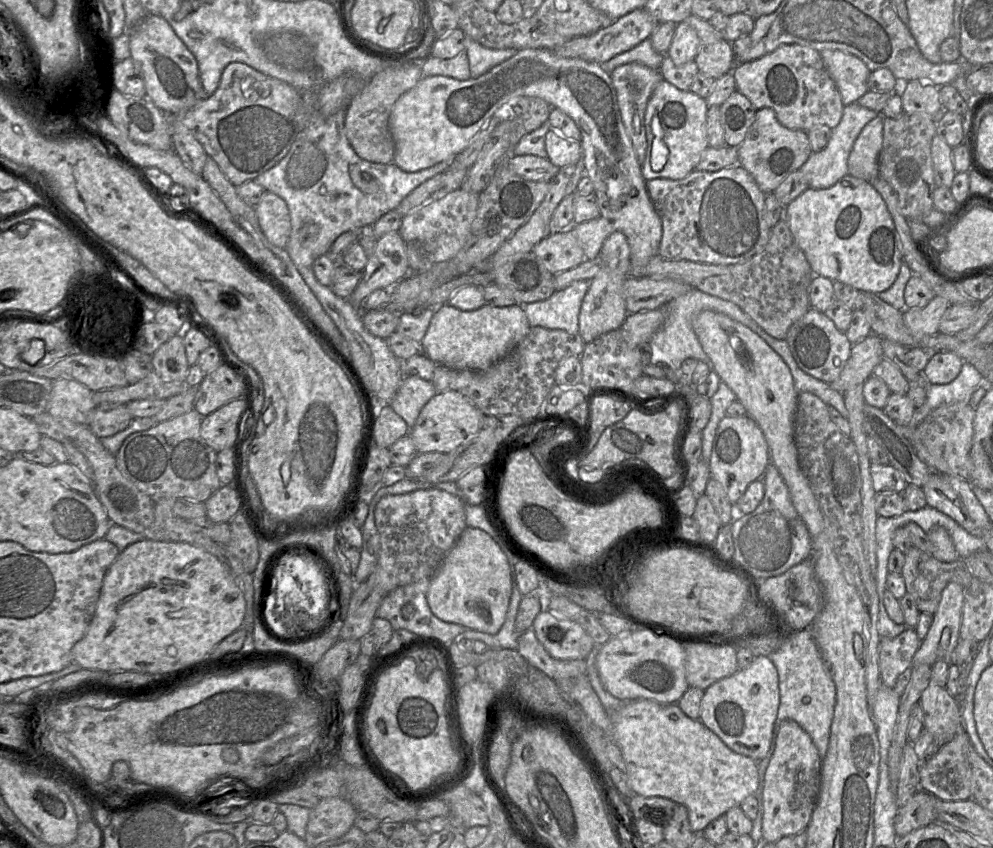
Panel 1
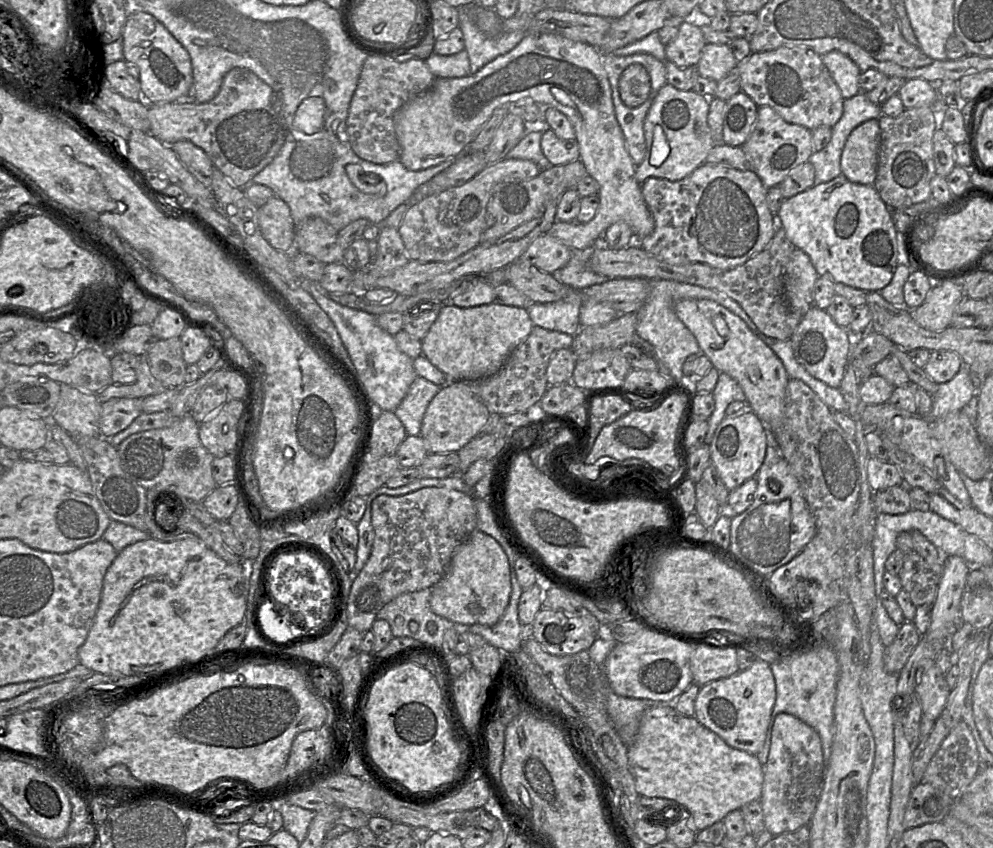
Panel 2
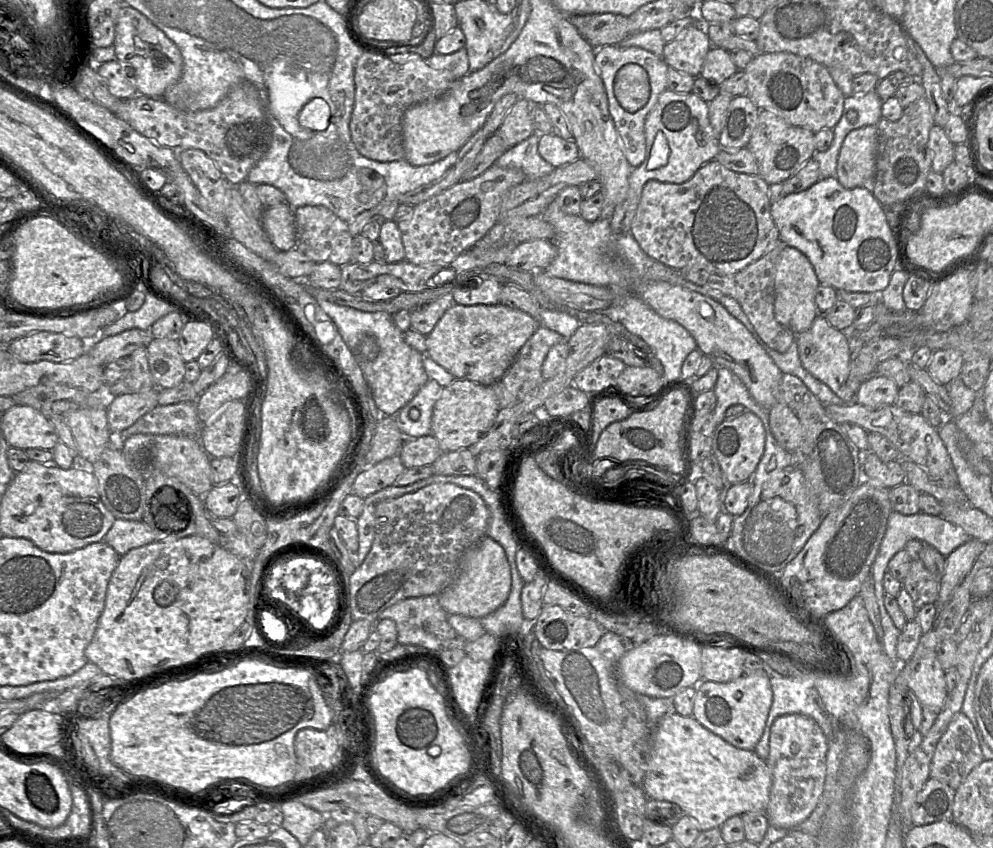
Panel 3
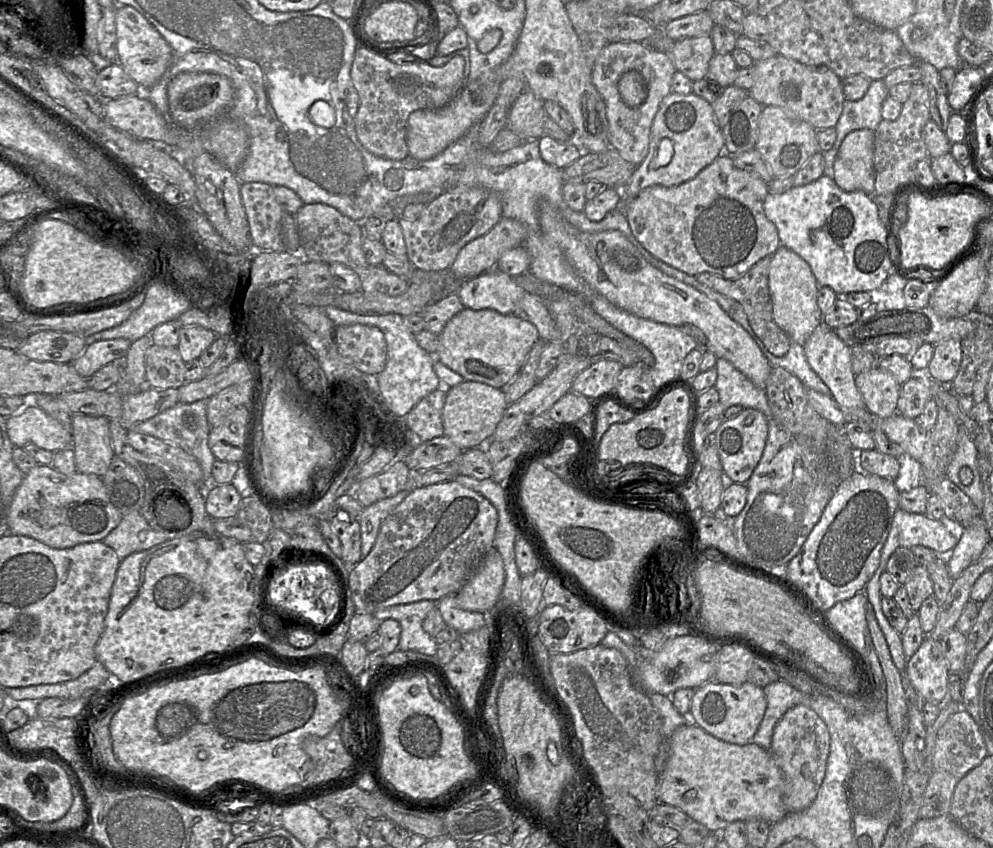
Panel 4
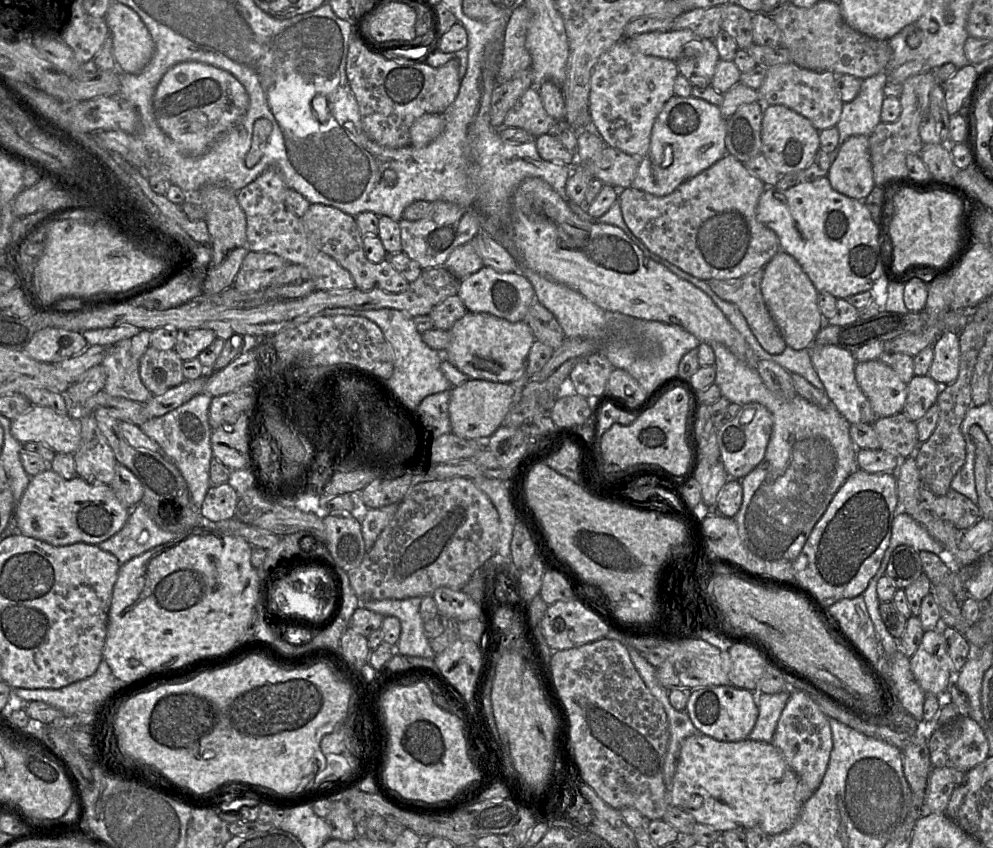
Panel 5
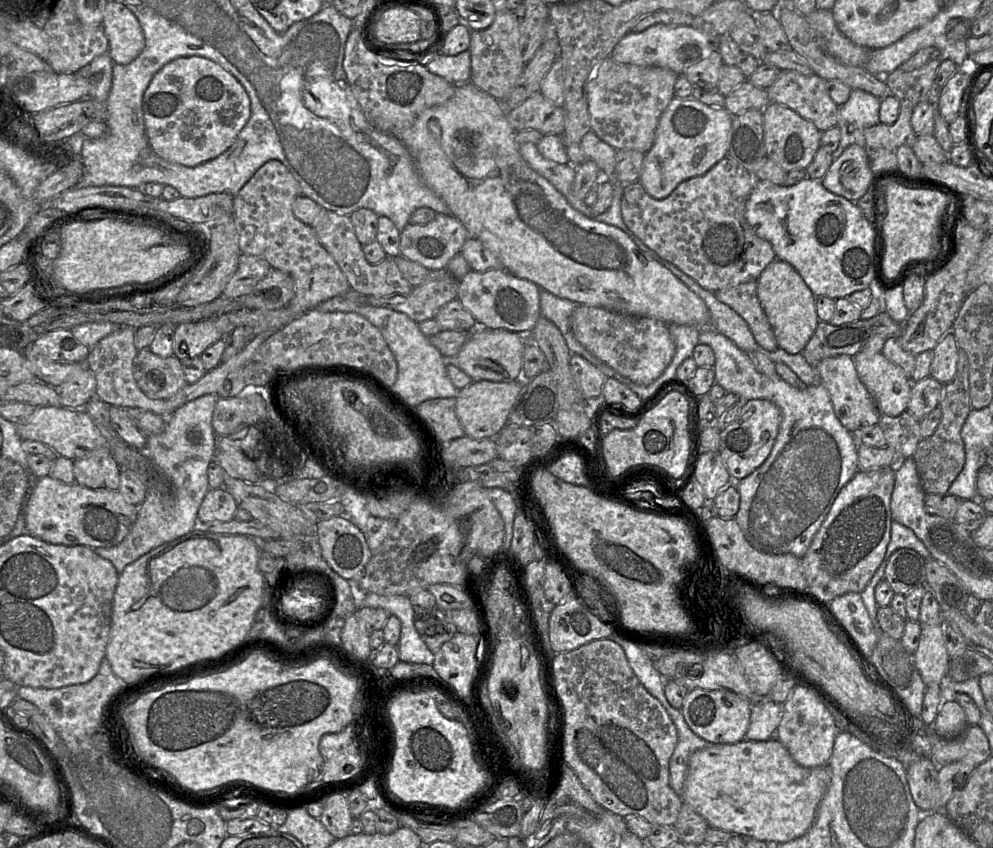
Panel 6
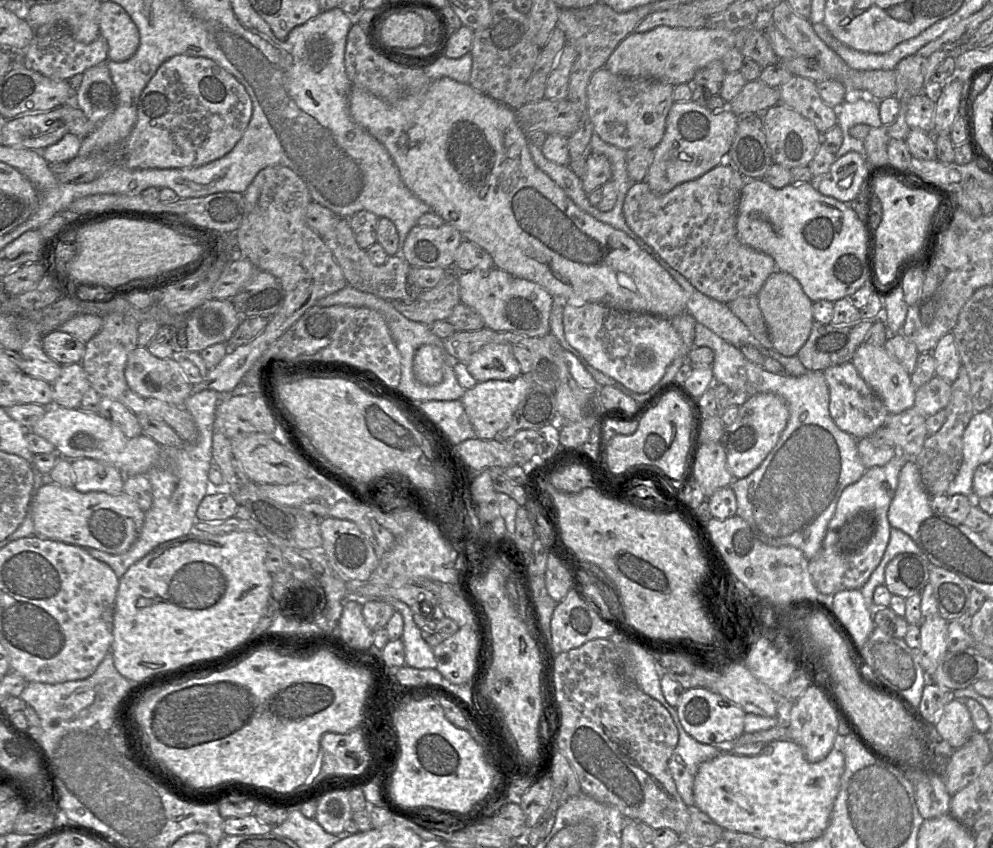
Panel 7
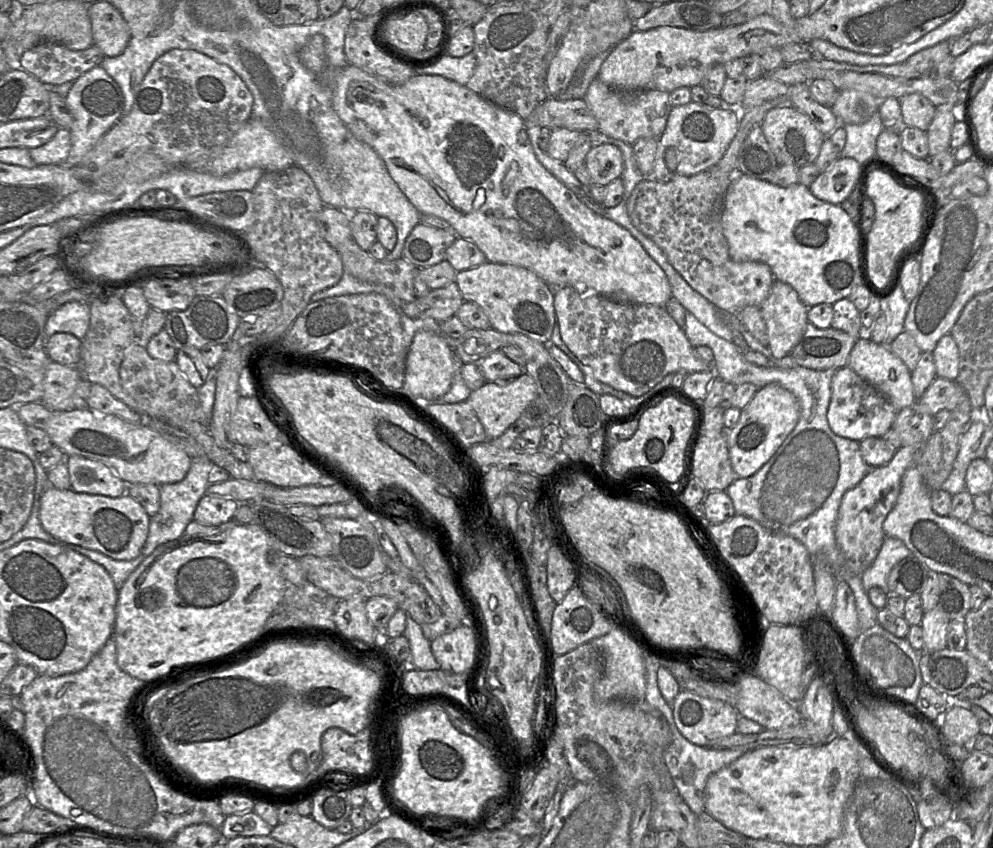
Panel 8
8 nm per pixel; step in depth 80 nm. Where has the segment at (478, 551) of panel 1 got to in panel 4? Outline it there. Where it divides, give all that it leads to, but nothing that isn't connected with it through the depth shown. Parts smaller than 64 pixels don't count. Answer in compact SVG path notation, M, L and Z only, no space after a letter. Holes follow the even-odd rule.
M492 547L477 569L456 594L458 606L464 610L485 613L498 602L505 580L501 554Z

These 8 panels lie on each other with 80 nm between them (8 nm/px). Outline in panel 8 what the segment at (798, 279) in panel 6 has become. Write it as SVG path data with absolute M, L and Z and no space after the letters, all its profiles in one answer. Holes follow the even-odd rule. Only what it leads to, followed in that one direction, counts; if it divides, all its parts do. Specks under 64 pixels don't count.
M774 280L760 310L773 357L780 359L789 355L805 332L808 307L801 302L793 287Z

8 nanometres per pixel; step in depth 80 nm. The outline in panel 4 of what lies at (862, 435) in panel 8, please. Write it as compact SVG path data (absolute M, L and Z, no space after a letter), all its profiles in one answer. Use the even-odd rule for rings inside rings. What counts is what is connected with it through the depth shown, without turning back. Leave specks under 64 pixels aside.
M821 324L803 345L806 359L813 371L821 378L831 391L832 398L843 409L864 409L865 404L855 384L852 371L851 347L847 346L835 330Z

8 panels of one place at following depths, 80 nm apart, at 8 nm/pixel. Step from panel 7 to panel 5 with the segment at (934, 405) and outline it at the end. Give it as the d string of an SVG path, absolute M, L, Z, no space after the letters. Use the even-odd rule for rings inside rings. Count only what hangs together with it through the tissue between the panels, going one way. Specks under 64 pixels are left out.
M914 375L907 384L907 398L902 409L911 421L919 421L937 402L939 395L939 384L929 375Z

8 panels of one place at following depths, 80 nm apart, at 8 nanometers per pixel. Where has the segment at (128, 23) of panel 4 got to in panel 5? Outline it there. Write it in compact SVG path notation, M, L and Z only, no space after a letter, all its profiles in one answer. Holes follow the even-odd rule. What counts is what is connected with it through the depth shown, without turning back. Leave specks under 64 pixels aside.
M112 1L105 21L119 72L137 74L142 71L154 54L155 44L140 16L127 5Z

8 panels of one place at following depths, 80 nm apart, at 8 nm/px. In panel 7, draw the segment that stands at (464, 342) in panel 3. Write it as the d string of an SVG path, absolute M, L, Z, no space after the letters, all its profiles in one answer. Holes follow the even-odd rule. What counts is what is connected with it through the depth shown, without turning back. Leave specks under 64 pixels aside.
M500 343L484 345L465 362L467 370L477 382L516 378L522 373L512 347Z

